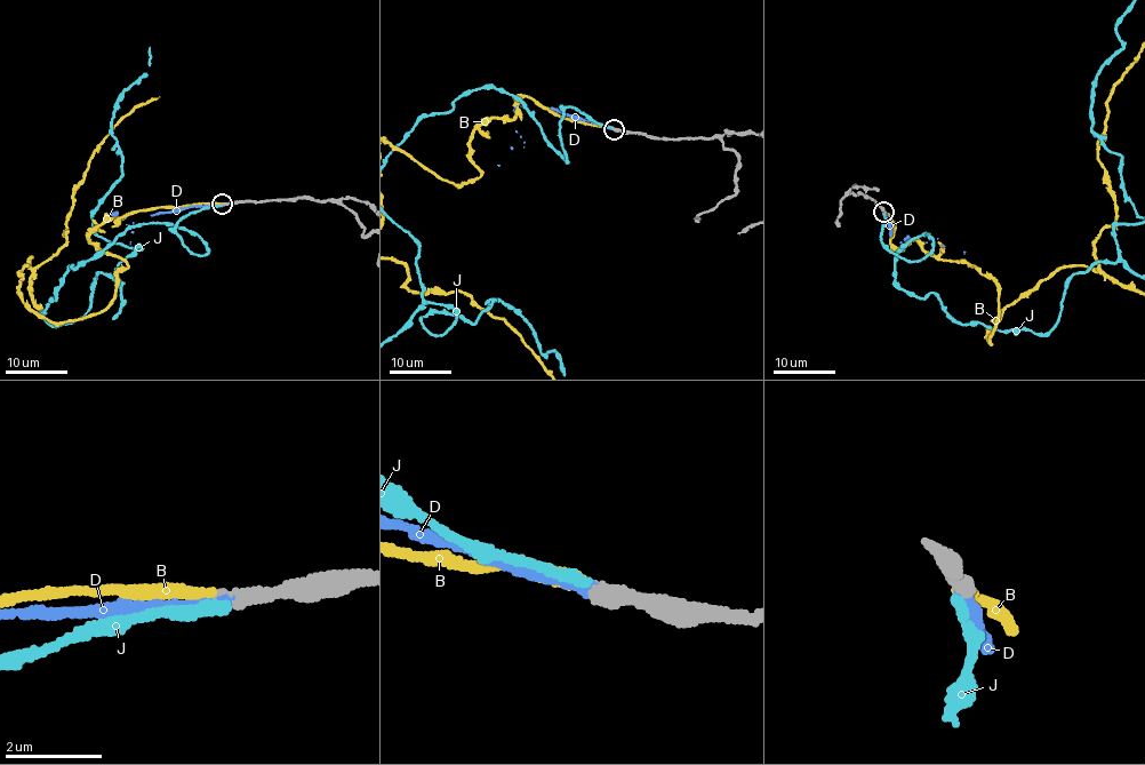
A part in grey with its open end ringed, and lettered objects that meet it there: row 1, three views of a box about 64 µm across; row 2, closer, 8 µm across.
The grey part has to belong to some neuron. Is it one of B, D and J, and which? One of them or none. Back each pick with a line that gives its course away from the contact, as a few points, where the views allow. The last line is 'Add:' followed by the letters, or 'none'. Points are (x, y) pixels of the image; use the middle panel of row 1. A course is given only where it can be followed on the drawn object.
D: via (615, 129), (576, 120), (550, 108), (522, 108), (517, 112), (515, 130), (523, 146), (513, 148), (497, 164)
Add: D

